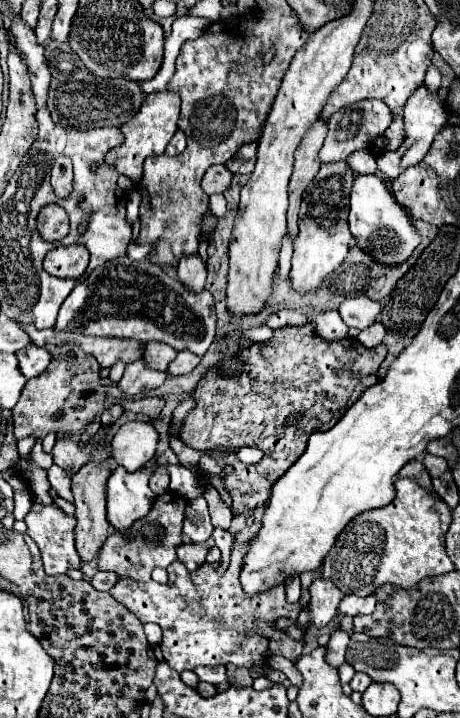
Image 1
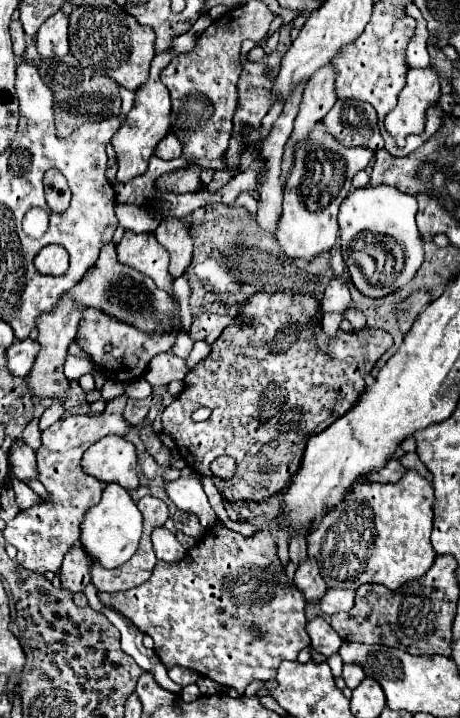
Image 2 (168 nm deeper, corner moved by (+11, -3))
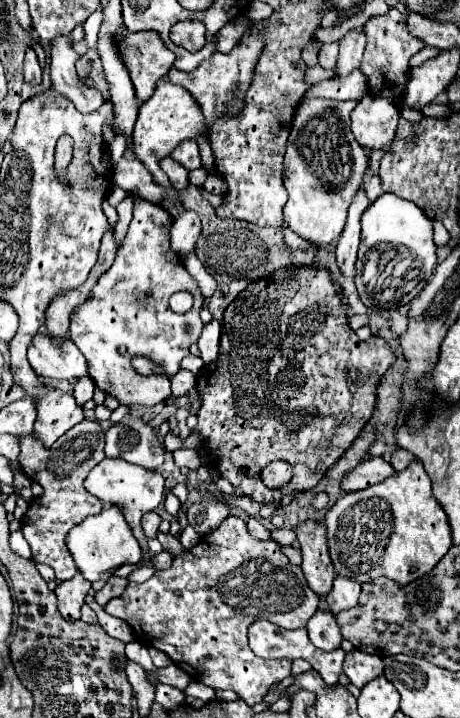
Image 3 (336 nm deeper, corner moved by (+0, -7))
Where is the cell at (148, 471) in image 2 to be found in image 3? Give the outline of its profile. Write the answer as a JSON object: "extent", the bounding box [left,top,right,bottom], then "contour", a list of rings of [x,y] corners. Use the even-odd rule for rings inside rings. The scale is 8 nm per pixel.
{"extent":[106,421,164,469],"contour":[[[142,421],[116,423],[106,431],[106,457],[122,457],[146,469],[158,469],[164,463],[164,445],[154,429]]]}

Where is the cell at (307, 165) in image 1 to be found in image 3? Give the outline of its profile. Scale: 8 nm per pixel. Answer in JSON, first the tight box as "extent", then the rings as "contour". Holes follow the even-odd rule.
{"extent":[336,29,364,77],"contour":[[[352,29],[340,39],[340,55],[336,61],[336,77],[346,77],[360,67],[364,53],[364,31]]]}

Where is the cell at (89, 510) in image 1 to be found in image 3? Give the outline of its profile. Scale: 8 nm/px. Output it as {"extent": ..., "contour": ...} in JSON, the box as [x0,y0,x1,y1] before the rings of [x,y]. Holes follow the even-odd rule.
{"extent":[56,573,92,619],"contour":[[[76,573],[72,579],[68,581],[62,581],[58,587],[56,587],[56,595],[58,595],[58,607],[60,607],[60,613],[66,617],[66,619],[78,619],[80,617],[80,607],[90,591],[92,583],[88,583],[82,573]]]}

